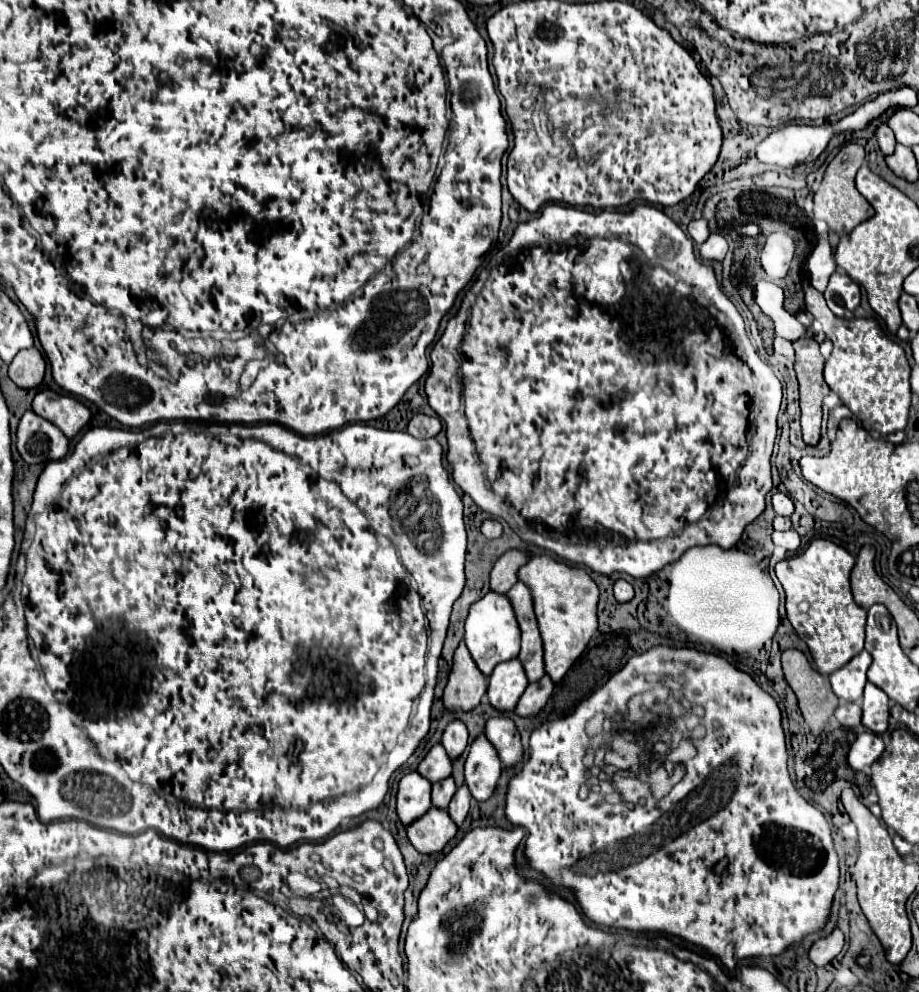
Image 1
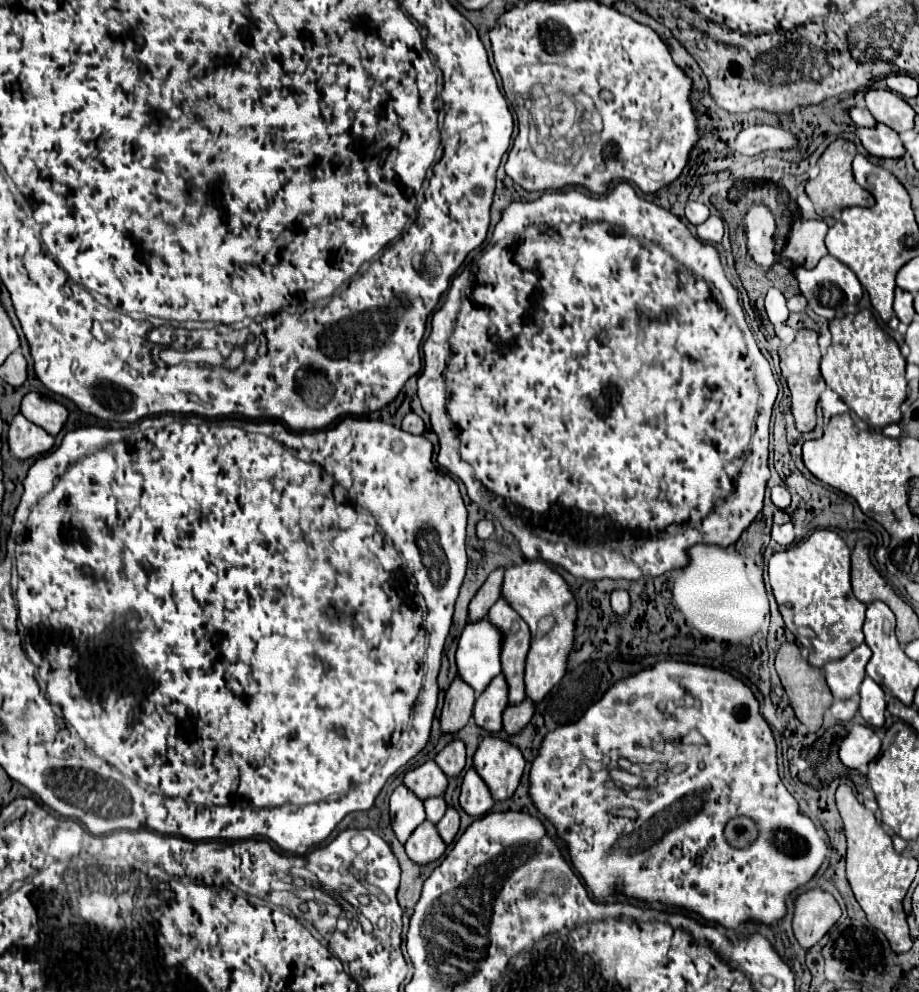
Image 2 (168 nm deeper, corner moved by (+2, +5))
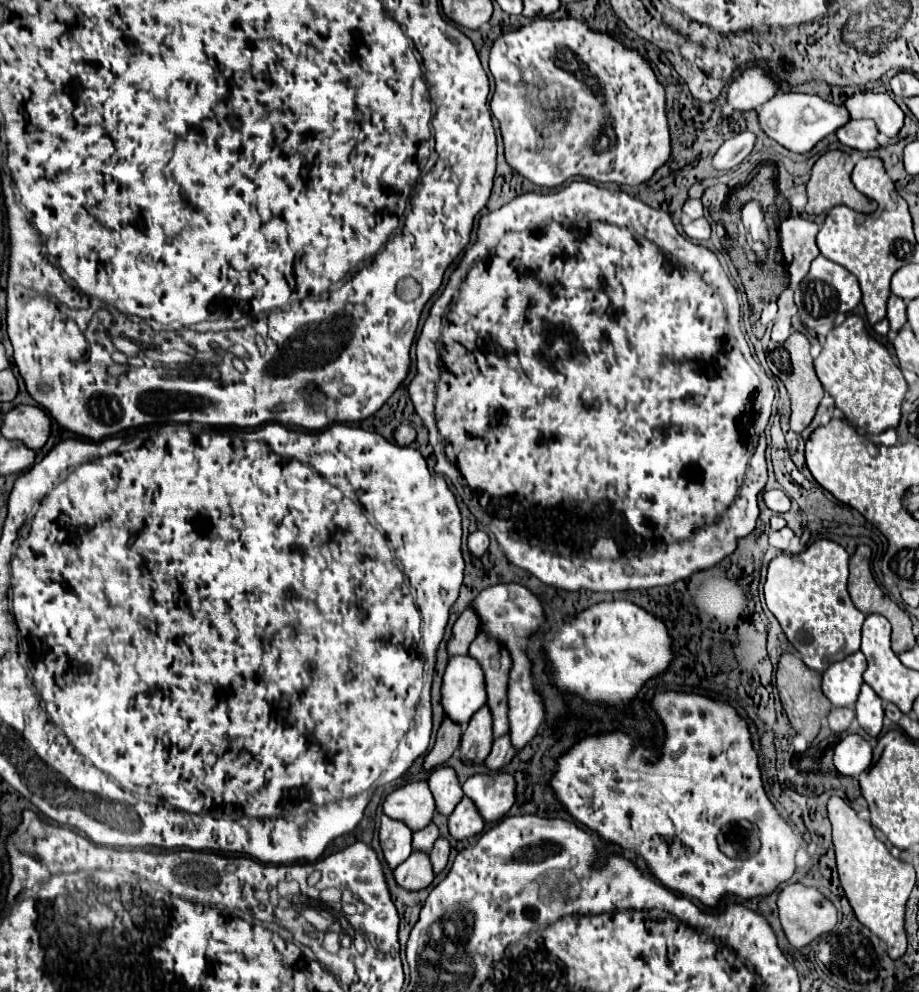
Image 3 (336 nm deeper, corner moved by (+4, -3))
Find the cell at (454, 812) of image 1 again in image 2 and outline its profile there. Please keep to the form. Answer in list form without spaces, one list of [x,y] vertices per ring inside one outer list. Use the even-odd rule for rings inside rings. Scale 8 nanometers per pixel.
[[[449,806],[447,812],[445,812],[445,816],[443,816],[443,820],[437,824],[437,830],[439,830],[441,838],[445,840],[445,844],[451,844],[453,838],[457,836],[459,820],[461,820],[461,818],[459,818],[459,810],[453,808],[453,806]]]

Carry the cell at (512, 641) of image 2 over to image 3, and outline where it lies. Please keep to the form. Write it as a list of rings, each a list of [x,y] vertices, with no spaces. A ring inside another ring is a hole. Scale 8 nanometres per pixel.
[[[485,632],[471,642],[469,656],[479,660],[479,666],[485,674],[485,690],[487,690],[487,706],[491,708],[493,718],[493,738],[499,738],[509,732],[507,722],[507,674],[511,668],[509,652],[487,638]]]

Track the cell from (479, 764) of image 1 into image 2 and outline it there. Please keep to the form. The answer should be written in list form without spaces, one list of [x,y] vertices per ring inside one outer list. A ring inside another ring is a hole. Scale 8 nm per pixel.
[[[469,768],[463,776],[459,802],[461,802],[461,808],[473,816],[487,814],[493,806],[493,796],[491,796],[487,784],[477,776],[475,768]]]

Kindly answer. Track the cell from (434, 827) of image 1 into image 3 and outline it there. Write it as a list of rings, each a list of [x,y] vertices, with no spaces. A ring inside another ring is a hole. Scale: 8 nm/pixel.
[[[413,852],[399,868],[393,870],[395,882],[405,890],[423,890],[433,882],[433,868],[431,860],[423,852]]]

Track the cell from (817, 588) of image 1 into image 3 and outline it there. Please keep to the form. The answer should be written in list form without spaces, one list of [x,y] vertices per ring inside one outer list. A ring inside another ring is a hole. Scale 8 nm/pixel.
[[[823,538],[813,542],[801,554],[777,556],[767,570],[767,608],[779,620],[787,640],[799,650],[803,662],[815,672],[825,672],[829,664],[859,650],[865,614],[859,612],[849,598],[847,562],[849,554],[845,548]]]

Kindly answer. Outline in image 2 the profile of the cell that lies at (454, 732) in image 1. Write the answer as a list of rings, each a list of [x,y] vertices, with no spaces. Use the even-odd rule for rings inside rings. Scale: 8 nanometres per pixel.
[[[455,738],[453,742],[449,742],[437,756],[435,756],[437,764],[441,766],[441,770],[447,776],[457,776],[463,766],[465,766],[465,744],[463,740]]]

